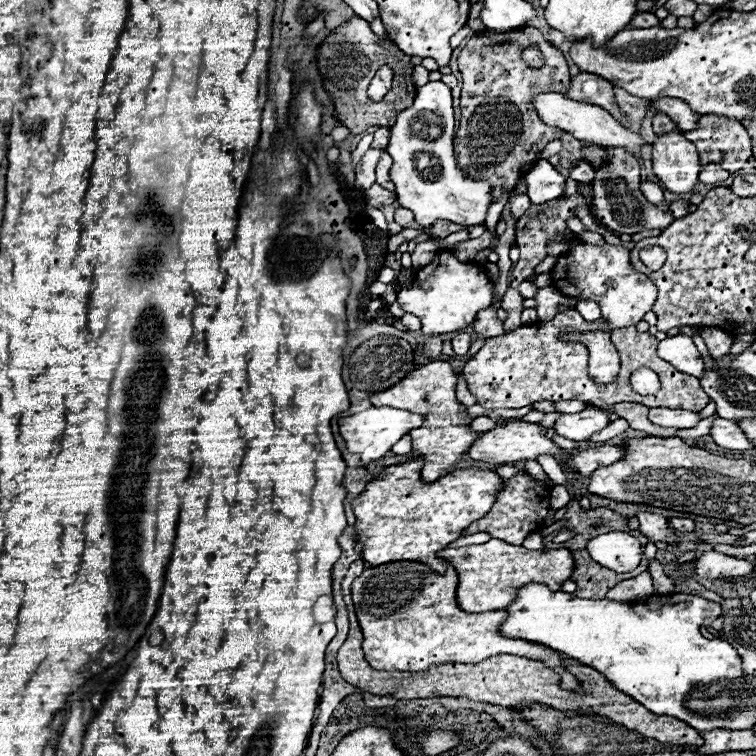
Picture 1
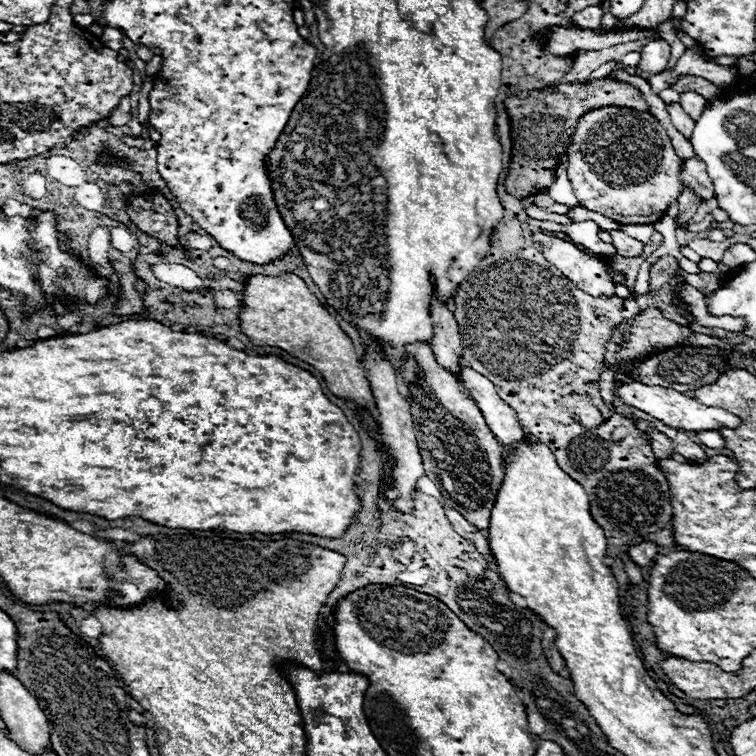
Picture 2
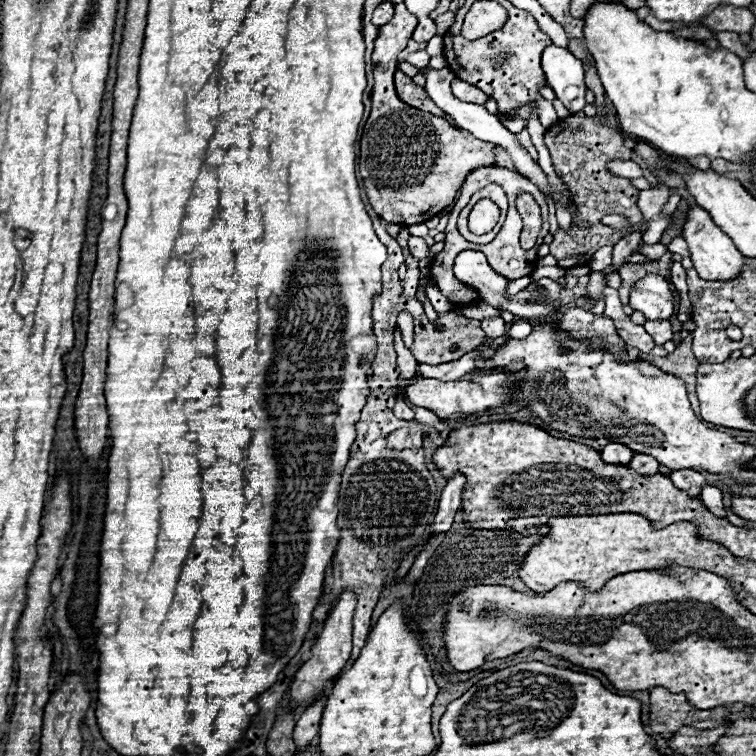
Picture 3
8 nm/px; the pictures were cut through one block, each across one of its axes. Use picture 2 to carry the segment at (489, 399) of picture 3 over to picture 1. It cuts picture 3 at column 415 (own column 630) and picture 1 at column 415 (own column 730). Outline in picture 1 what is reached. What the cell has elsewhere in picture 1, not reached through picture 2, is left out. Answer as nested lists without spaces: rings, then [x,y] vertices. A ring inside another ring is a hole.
[[[370,406],[364,412],[340,418],[338,426],[340,426],[340,436],[344,438],[348,452],[360,454],[362,466],[366,466],[368,462],[382,458],[402,436],[406,436],[414,428],[420,428],[422,422],[424,418],[420,414],[414,414],[408,410],[398,410],[398,408],[388,408],[388,406],[380,406],[380,408]]]

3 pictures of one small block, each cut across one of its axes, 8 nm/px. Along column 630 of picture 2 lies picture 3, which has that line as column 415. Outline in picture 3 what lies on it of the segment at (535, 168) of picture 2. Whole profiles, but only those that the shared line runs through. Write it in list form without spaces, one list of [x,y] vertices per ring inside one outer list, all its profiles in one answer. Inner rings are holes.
[[[396,70],[396,74],[394,74],[394,84],[396,84],[398,98],[400,98],[402,102],[406,102],[408,106],[418,108],[418,110],[424,110],[424,112],[432,112],[432,114],[442,116],[442,118],[448,118],[444,112],[440,112],[440,108],[436,108],[436,106],[432,104],[432,100],[430,100],[428,94],[424,92],[424,88],[416,86],[416,84],[412,82],[412,78],[406,76],[404,72]]]

